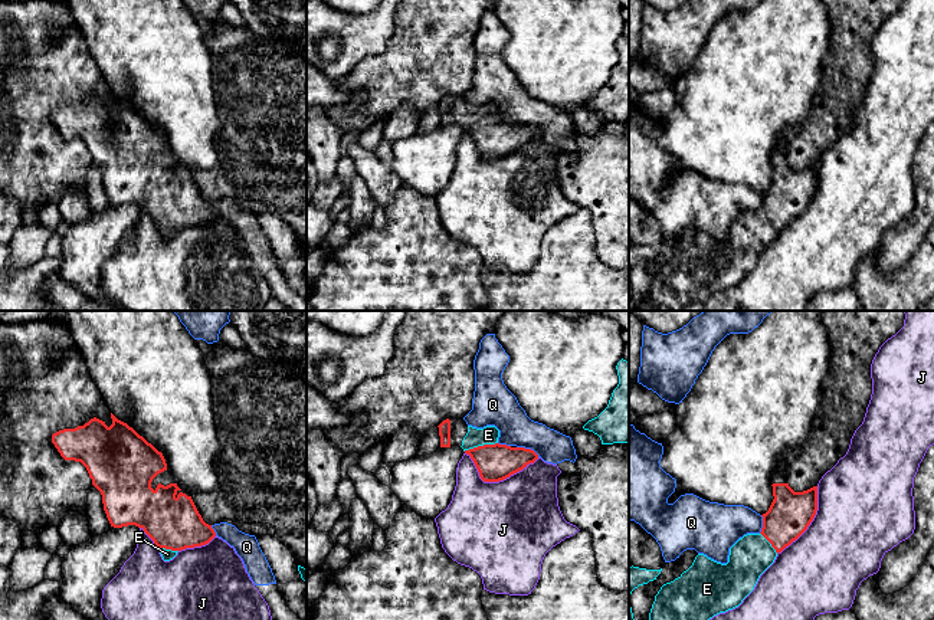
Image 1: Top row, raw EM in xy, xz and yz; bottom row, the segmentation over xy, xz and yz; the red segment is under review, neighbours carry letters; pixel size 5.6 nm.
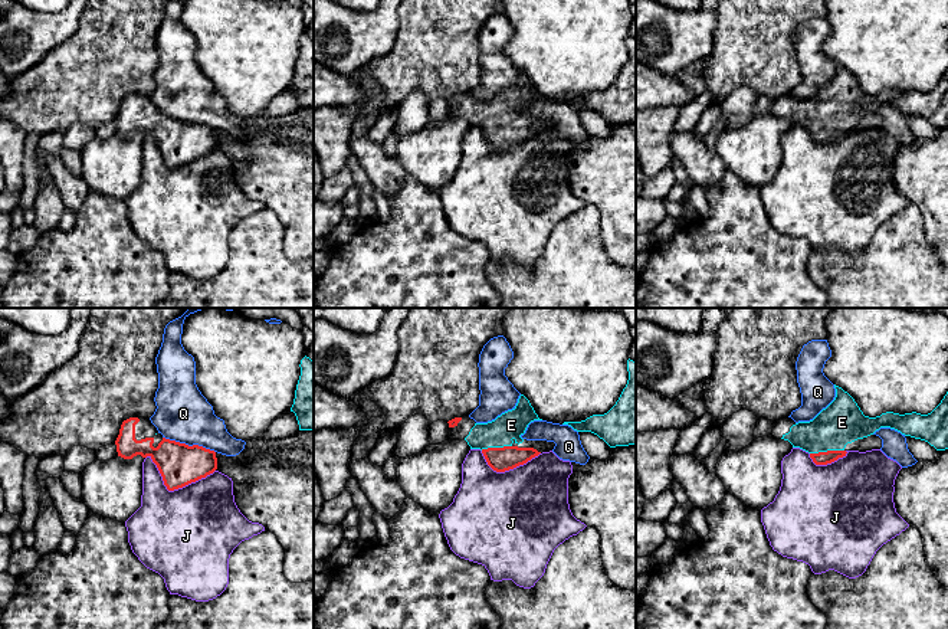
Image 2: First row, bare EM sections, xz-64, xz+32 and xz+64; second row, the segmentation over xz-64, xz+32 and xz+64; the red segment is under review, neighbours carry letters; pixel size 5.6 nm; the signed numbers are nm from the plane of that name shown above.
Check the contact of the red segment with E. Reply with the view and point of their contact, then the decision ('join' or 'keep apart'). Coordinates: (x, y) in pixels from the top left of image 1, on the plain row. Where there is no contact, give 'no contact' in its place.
meets red in xz at (479, 124); join

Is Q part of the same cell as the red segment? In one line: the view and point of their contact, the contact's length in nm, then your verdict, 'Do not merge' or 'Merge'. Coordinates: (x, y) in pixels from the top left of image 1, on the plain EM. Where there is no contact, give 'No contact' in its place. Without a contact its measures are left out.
Touches red at xz (528, 127). Shared border 140 nm. Do not merge

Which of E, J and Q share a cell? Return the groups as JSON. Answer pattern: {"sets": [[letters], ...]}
{"sets": [["E"], ["J"], ["Q"]]}

